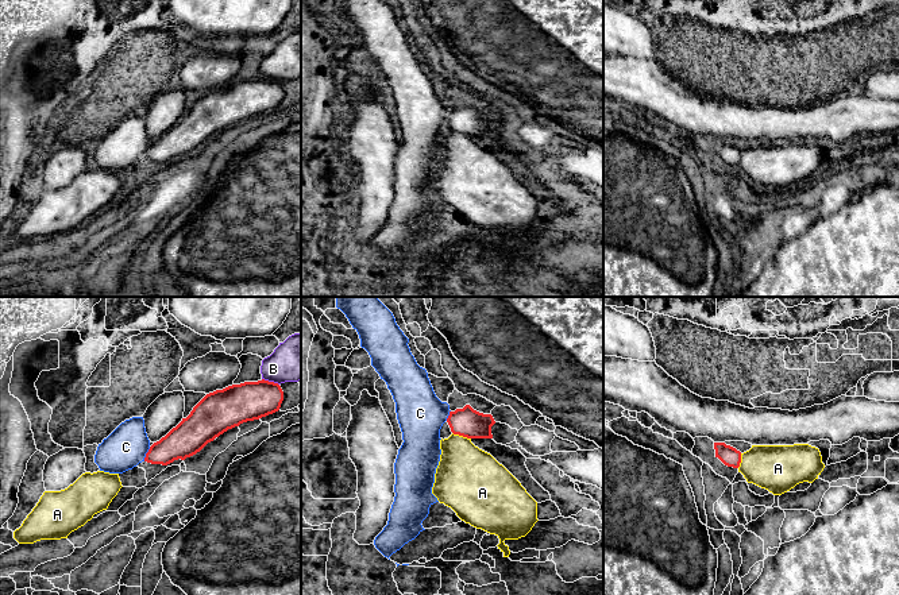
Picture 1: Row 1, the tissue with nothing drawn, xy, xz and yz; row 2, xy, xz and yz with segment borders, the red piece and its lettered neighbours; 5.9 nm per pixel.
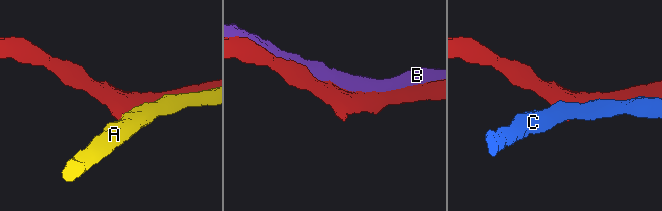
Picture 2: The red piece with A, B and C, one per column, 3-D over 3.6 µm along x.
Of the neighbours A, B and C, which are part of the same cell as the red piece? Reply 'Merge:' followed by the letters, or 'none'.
Merge: none

